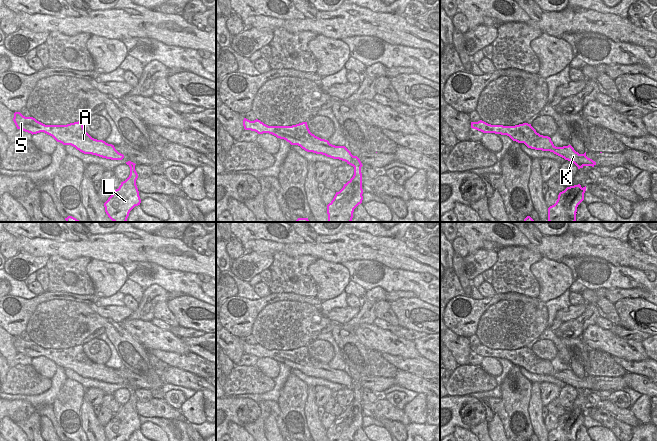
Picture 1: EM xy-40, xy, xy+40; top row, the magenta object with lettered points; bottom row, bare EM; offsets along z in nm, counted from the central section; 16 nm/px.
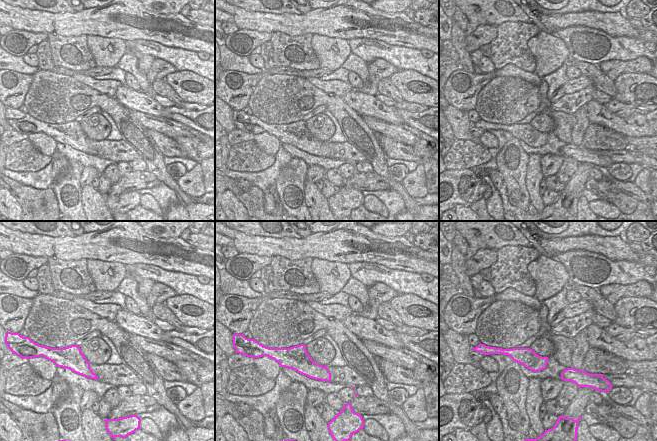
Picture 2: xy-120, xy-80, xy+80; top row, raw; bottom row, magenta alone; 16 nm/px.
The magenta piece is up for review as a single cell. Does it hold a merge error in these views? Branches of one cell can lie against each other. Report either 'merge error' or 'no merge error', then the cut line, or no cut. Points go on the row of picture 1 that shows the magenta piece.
merge error | xy (353, 165), (361, 166)

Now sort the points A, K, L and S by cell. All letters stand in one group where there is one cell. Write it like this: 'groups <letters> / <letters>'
groups A K S / L

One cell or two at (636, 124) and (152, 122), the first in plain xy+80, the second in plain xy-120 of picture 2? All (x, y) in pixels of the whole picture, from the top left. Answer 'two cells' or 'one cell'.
two cells

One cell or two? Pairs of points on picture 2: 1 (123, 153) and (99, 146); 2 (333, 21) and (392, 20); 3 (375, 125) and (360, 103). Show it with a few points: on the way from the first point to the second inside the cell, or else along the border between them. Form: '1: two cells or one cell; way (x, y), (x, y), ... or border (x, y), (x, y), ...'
1: one cell; way (117, 151), (105, 148)
2: one cell; way (348, 18), (352, 15), (356, 19), (377, 20)
3: two cells; border (362, 115), (375, 117), (391, 124)

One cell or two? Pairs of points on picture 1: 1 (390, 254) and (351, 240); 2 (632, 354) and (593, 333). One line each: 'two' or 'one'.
1: one
2: one

